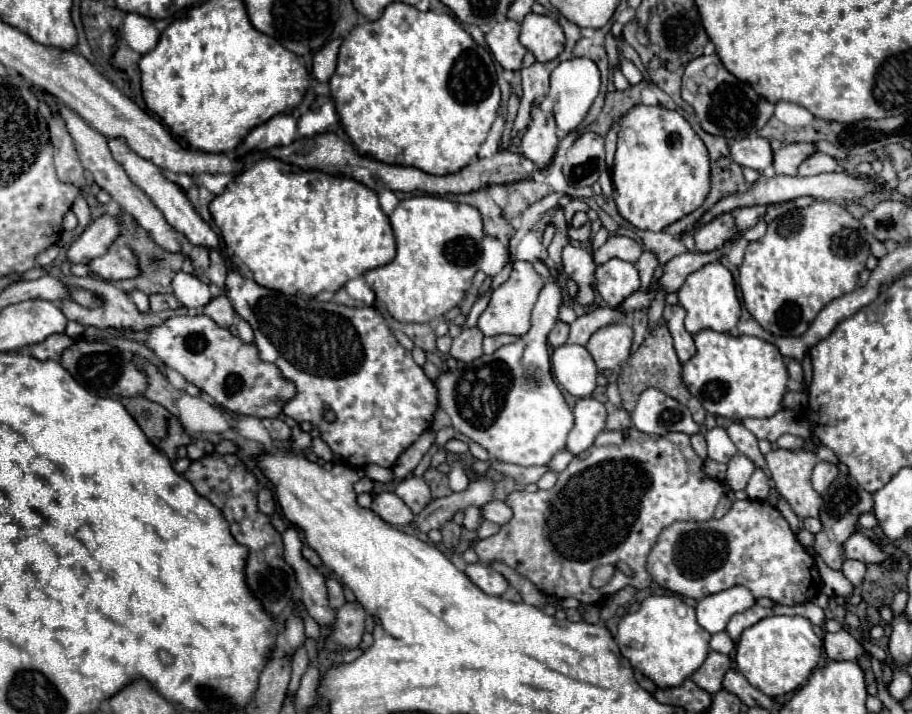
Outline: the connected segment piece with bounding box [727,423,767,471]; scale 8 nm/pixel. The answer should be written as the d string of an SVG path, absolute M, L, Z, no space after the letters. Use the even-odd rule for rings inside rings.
M731 423L729 429L727 429L727 435L735 443L735 447L739 449L739 453L743 453L745 457L749 457L763 471L767 469L765 457L761 455L759 447L757 447L757 437L749 429L745 429L741 423Z

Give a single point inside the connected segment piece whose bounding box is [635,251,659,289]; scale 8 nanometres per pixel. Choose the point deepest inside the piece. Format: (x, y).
(646, 265)

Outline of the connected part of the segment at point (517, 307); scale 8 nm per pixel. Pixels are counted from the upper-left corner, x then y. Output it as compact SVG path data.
M515 261L511 277L491 293L491 301L477 321L477 327L483 331L483 335L525 335L531 327L531 311L543 283L543 277L533 269L531 263Z

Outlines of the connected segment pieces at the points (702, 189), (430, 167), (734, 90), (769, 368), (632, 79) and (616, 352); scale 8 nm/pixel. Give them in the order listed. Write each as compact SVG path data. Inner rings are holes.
M635 105L619 121L611 177L619 215L637 229L661 231L703 205L709 195L709 153L677 111Z
M391 3L381 19L377 21L367 21L365 25L357 25L341 43L339 47L339 61L337 61L337 71L333 73L331 81L329 81L329 89L331 89L331 97L335 101L335 109L339 115L339 121L347 133L347 137L353 141L357 153L361 153L363 157L373 157L377 161L385 161L385 163L393 163L393 165L409 165L409 167L417 167L425 173L431 175L445 175L445 173L457 173L457 169L463 169L465 165L469 165L469 161L473 157L477 157L479 147L483 145L483 141L487 139L487 133L497 117L497 109L501 105L499 101L499 85L497 85L497 77L495 77L495 65L493 65L493 57L489 51L483 51L473 39L471 35L447 13L435 13L435 11L419 11L413 5L407 3Z
M701 55L685 67L681 95L683 101L687 101L693 107L703 131L727 139L741 139L755 135L771 119L775 109L775 105L769 103L765 97L757 95L749 83L743 83L737 77L733 77L723 67L717 55L709 57Z
M701 331L695 337L697 353L683 363L681 379L689 393L711 415L731 421L745 417L771 417L783 409L783 395L787 393L787 365L777 347L769 341L749 335L727 335L717 331Z
M621 59L619 69L621 69L621 73L627 77L627 81L629 81L631 85L637 85L637 83L641 83L641 81L643 81L641 71L639 71L639 69L629 61L629 59Z
M615 323L597 329L587 349L597 363L597 369L603 371L617 371L627 359L633 343L633 329L627 323Z

